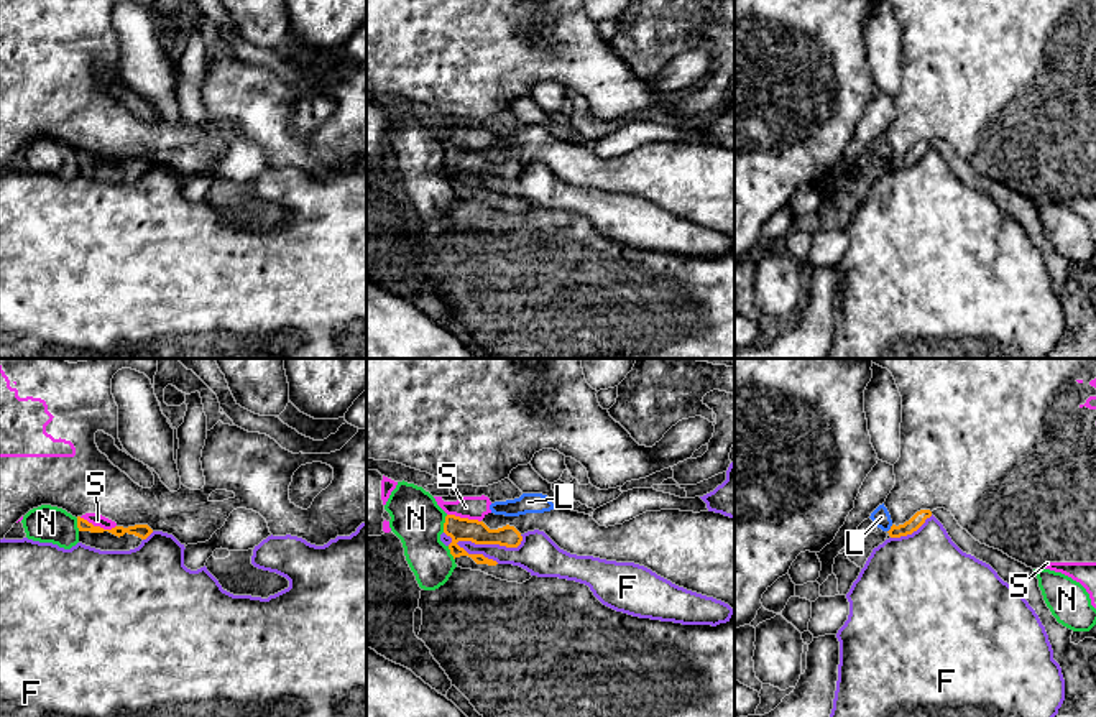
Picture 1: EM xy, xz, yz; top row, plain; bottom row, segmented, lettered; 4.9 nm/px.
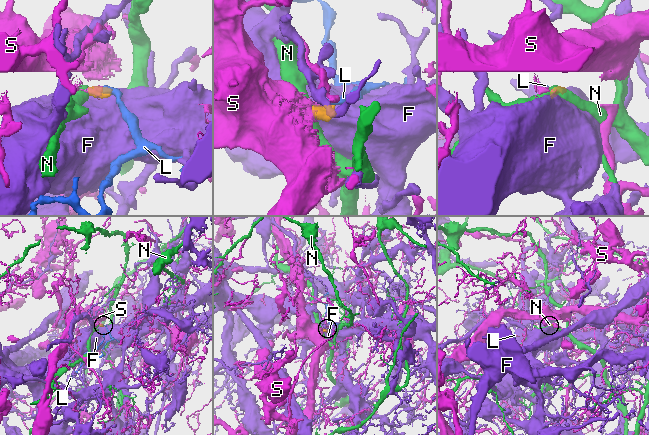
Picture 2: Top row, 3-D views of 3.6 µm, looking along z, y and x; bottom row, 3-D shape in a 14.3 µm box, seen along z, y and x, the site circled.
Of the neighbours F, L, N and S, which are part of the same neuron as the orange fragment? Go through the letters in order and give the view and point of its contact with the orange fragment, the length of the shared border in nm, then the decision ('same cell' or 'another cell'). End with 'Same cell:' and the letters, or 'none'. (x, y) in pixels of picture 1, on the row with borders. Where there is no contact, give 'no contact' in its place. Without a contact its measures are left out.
F: xz (490, 543) | 340 nm | another cell
L: yz (891, 528) | 50 nm | another cell
N: xz (444, 523) | 90 nm | another cell
S: xy (97, 527) | 190 nm | another cell
Same cell: none

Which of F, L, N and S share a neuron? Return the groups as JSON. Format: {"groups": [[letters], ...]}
{"groups": [["F"], ["L", "S"], ["N"]]}

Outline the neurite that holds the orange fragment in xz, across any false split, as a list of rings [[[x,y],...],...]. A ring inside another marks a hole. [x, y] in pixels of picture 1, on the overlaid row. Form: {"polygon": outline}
{"polygon": [[[447,515],[444,533],[452,538],[449,544],[455,564],[462,569],[481,571],[501,581],[523,584],[532,576],[526,569],[513,564],[498,564],[483,554],[468,554],[460,548],[458,541],[472,541],[475,544],[500,544],[506,548],[518,548],[523,541],[521,533],[514,526],[503,526],[490,530],[483,521]]]}

